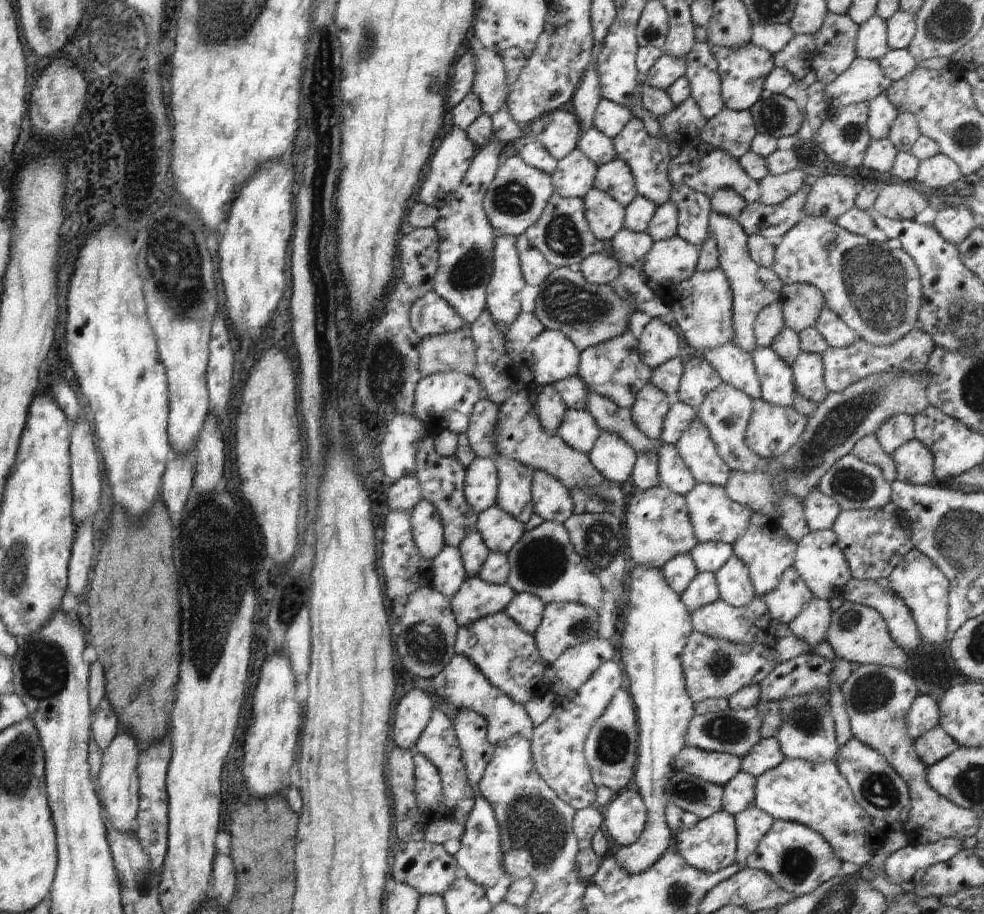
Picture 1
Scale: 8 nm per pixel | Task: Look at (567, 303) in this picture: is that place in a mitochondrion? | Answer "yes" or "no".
yes

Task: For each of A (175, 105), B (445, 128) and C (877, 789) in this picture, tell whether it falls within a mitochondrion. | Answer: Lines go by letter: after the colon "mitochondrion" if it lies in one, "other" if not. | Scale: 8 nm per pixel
A: other
B: other
C: mitochondrion

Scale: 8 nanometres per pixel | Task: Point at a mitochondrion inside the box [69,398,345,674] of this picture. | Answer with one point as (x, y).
(289, 611)

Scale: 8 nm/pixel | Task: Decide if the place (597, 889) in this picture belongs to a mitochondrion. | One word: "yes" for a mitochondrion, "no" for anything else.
no

